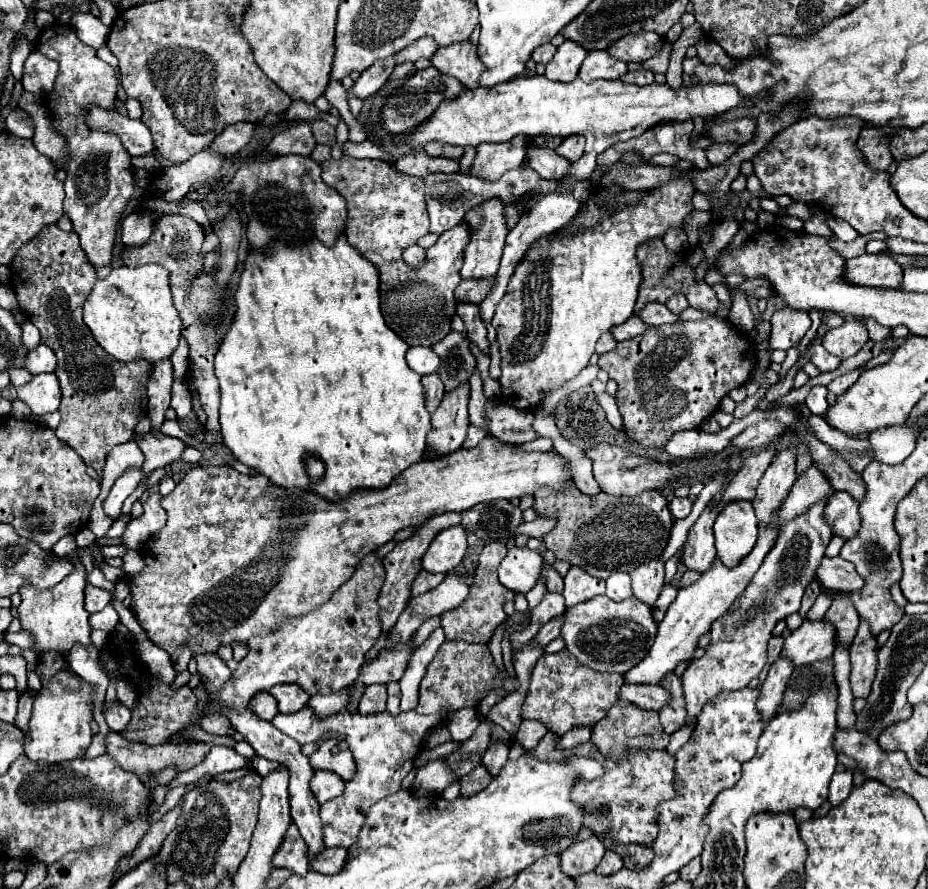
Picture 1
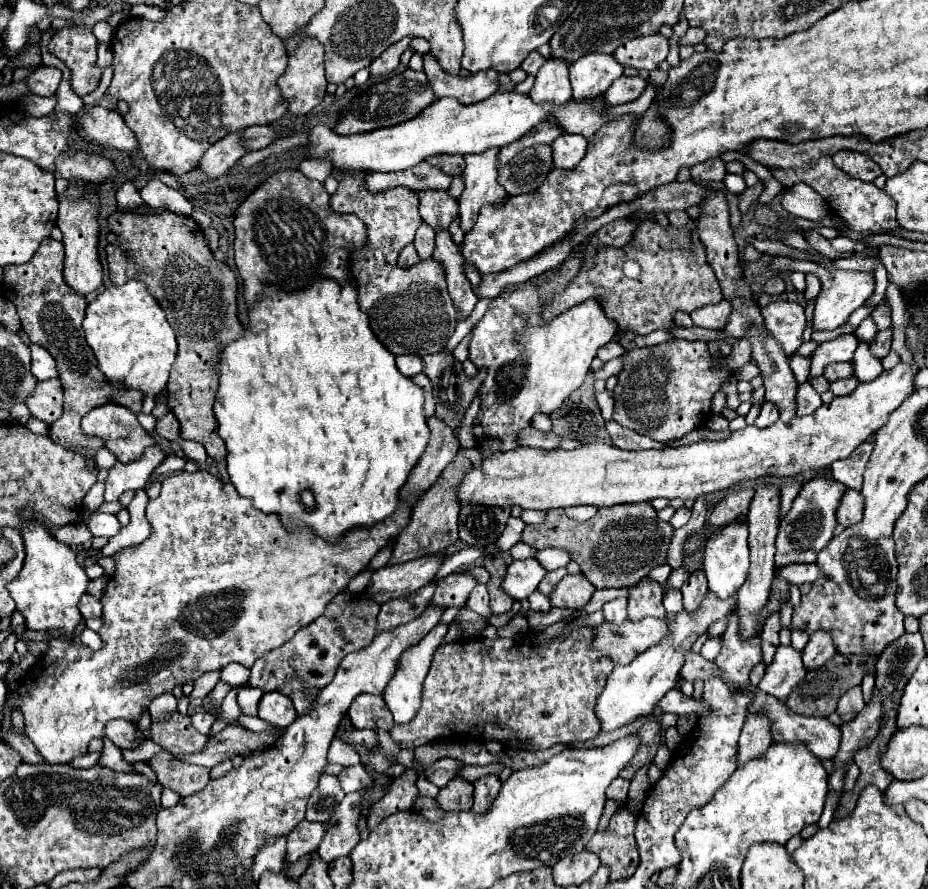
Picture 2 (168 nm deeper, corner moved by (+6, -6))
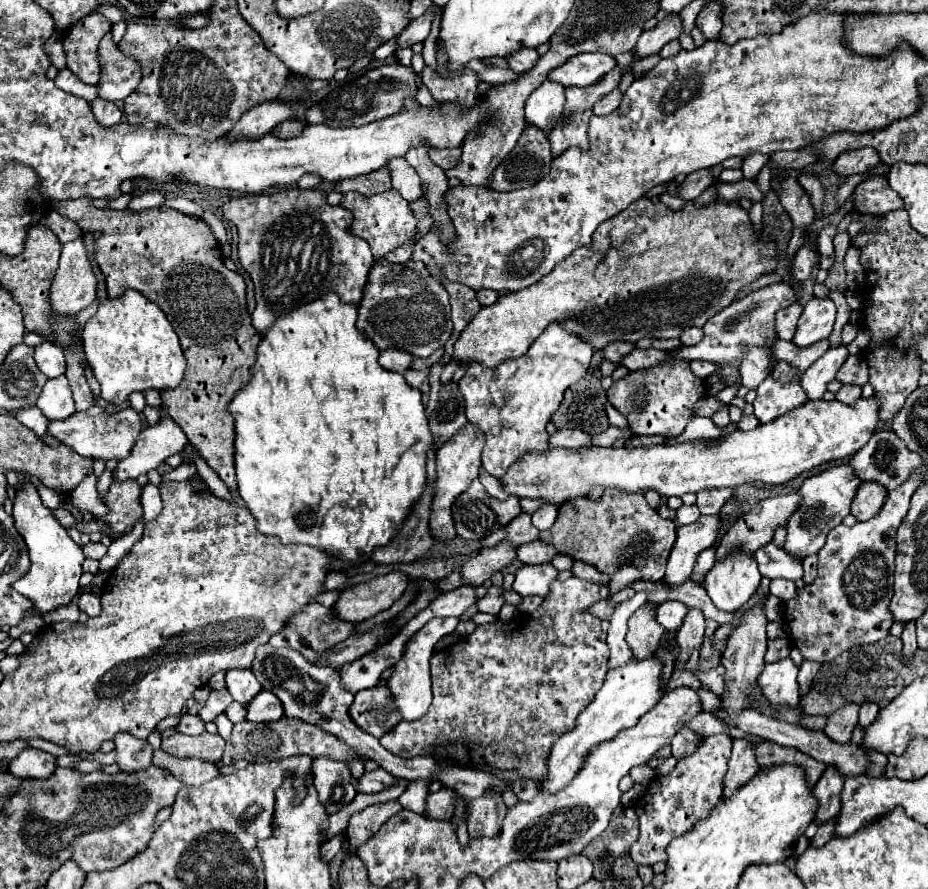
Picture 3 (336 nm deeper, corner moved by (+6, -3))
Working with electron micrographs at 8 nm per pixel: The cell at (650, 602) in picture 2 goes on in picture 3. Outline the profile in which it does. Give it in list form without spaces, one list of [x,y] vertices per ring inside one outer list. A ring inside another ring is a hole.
[[[645,603],[629,619],[627,643],[629,643],[631,651],[633,651],[633,657],[635,659],[653,657],[655,651],[657,651],[657,647],[659,647],[659,641],[661,641],[663,633],[665,633],[665,629],[661,629],[661,625],[657,623],[653,605]]]

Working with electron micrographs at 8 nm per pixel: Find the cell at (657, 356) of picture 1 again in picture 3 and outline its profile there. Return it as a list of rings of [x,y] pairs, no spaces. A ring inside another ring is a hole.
[[[669,361],[657,369],[633,371],[627,377],[615,381],[607,391],[609,403],[627,417],[629,427],[635,435],[681,435],[687,421],[691,419],[691,407],[705,397],[705,383],[693,377],[689,363]]]

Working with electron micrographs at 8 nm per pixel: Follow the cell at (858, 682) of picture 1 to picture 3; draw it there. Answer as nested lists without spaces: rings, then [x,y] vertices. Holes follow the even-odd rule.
[[[845,705],[845,709],[839,709],[837,713],[829,715],[827,725],[823,729],[825,735],[829,735],[837,743],[849,743],[853,729],[857,727],[857,713],[857,705]]]

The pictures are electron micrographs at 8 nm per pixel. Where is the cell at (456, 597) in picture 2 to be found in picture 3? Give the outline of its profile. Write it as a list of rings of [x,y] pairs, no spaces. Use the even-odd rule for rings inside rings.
[[[499,541],[495,547],[483,547],[481,553],[471,557],[461,575],[463,575],[463,585],[483,585],[493,573],[501,571],[509,563],[517,559],[517,547],[513,543]]]

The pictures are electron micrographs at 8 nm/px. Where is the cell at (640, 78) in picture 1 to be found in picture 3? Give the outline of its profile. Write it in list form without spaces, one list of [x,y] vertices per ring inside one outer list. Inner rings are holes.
[[[613,89],[609,95],[601,97],[601,99],[593,105],[593,113],[595,113],[595,115],[609,115],[611,111],[617,109],[619,101],[621,101],[621,91],[619,91],[619,89]]]

